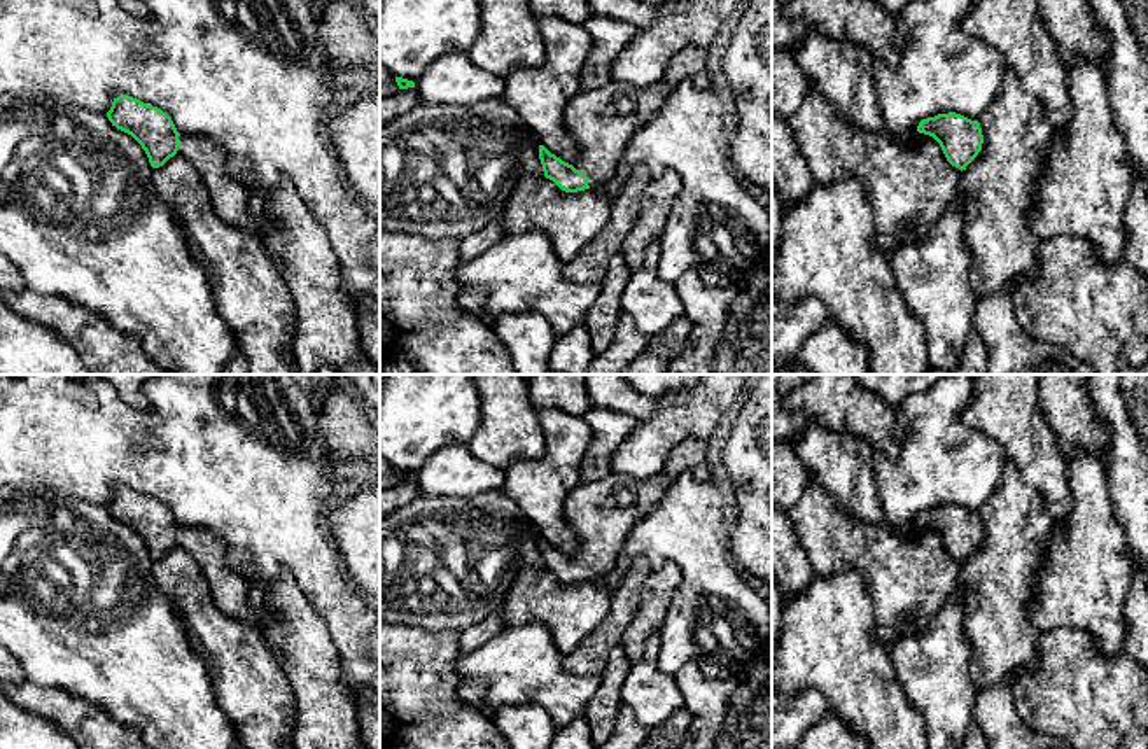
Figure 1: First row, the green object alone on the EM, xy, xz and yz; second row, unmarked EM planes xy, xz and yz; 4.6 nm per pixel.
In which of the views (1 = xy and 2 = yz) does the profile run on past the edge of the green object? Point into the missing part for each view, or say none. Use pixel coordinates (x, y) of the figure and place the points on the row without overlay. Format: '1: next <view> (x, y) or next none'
1: next xy (230, 590)
2: next none

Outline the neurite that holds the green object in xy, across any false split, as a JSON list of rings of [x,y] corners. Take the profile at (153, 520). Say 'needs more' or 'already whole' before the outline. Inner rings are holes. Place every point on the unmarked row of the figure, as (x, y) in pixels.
needs more; [[[128,486],[114,490],[107,509],[142,537],[152,560],[175,546],[186,550],[196,560],[219,611],[264,632],[266,612],[259,616],[248,607],[250,584],[231,569],[222,537],[201,527],[180,527],[166,504]]]

